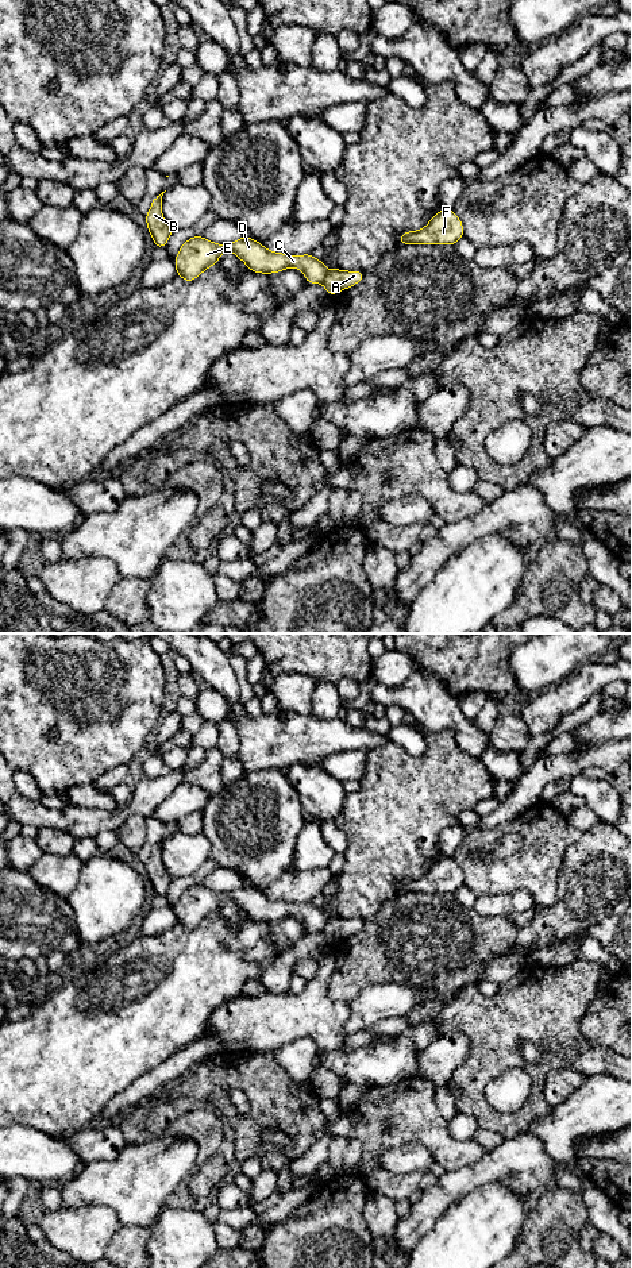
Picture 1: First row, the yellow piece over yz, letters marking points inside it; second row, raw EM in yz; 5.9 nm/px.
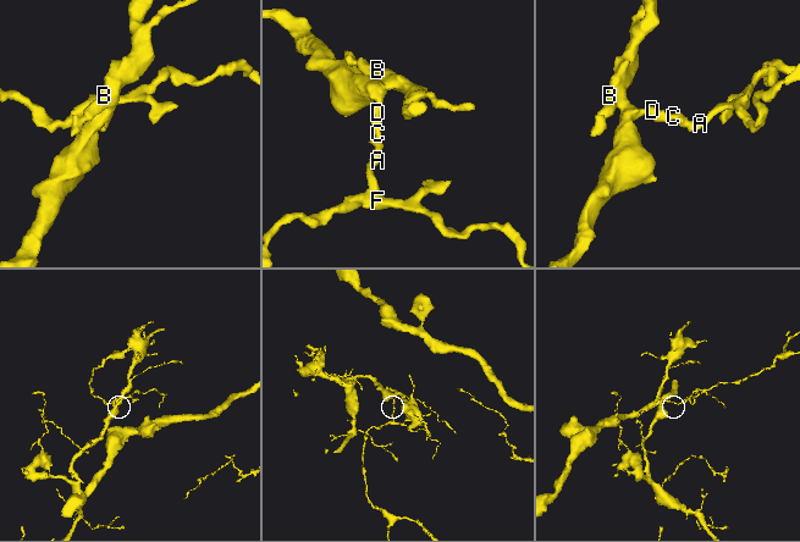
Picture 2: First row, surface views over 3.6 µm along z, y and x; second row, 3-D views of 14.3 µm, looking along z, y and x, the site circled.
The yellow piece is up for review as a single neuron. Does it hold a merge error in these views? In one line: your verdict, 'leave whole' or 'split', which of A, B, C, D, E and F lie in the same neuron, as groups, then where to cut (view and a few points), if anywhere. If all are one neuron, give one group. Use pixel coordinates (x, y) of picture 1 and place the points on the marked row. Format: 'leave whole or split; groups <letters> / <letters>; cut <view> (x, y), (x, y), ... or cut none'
split; groups A F / B C D E; cut yz (328, 272), (322, 281)

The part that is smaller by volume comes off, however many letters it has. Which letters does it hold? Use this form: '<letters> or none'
A, F

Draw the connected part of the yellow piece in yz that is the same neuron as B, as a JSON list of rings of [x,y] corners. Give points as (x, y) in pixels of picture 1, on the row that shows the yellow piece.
[[[165,192],[153,199],[151,208],[146,215],[147,228],[155,243],[155,248],[165,247],[170,235],[174,232],[174,230],[165,221],[162,215],[161,205],[163,193]]]

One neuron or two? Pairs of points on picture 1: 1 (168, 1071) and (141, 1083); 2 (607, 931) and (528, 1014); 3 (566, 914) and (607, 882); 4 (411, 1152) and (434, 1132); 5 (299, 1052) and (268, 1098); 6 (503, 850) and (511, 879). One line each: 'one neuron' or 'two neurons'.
1: one neuron
2: two neurons
3: one neuron
4: two neurons
5: two neurons
6: two neurons

